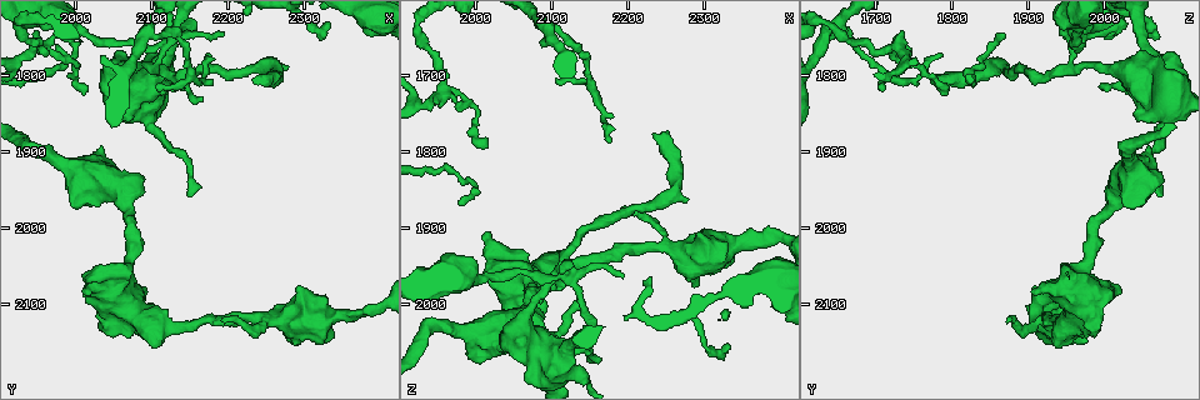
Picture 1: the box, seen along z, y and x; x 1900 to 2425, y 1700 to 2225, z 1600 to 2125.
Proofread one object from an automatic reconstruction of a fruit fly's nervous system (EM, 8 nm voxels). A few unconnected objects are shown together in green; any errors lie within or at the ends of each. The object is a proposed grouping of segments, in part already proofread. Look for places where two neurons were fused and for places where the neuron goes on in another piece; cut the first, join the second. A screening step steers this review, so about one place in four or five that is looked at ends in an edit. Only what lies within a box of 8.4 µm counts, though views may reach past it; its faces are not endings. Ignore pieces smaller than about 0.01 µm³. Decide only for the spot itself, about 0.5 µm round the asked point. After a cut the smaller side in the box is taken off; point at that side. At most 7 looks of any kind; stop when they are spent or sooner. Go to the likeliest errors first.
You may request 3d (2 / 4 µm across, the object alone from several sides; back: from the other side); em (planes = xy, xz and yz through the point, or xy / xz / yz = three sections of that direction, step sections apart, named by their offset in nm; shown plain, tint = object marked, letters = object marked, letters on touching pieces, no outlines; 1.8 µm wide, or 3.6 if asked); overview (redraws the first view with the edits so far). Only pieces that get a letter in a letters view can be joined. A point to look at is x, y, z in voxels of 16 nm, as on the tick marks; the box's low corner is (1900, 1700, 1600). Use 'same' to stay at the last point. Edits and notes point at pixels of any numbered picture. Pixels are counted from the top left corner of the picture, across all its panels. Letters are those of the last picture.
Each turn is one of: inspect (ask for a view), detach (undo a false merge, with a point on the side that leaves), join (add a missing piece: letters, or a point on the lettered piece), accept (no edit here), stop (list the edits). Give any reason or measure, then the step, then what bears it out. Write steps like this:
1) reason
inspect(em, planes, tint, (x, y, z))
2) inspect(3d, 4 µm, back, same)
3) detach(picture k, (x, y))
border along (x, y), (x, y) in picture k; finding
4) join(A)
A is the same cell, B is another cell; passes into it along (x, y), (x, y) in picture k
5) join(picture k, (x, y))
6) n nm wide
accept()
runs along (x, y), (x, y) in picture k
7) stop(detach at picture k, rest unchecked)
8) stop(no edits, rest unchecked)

four or more arms meet
inspect(em, planes, plain, (2110, 1775, 1960))

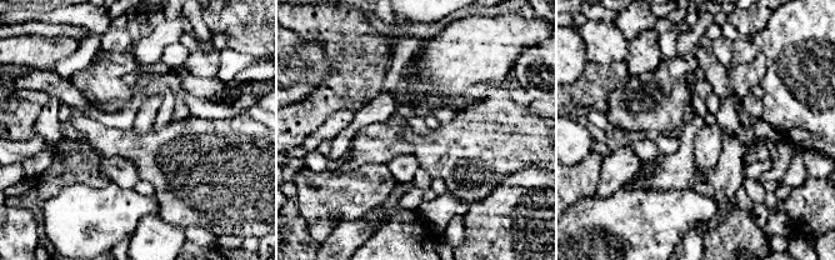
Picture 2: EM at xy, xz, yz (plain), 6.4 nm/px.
where the object lies
inspect(em, planes, tint, same)

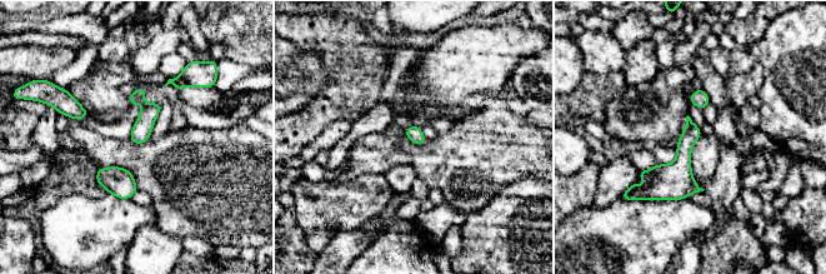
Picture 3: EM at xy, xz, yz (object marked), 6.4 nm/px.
inspect(em, planes, letters, same)

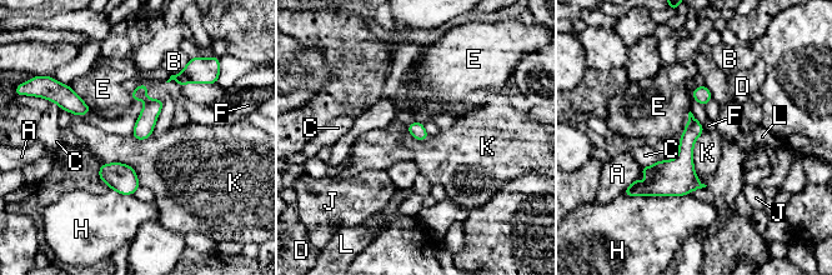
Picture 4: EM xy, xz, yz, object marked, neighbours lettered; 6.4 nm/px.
detach(picture 4, (199, 70))
A, B, C, D, E, F, H, J, K and L are other cells; two neurons meet here

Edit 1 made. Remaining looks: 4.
inspect(overview)

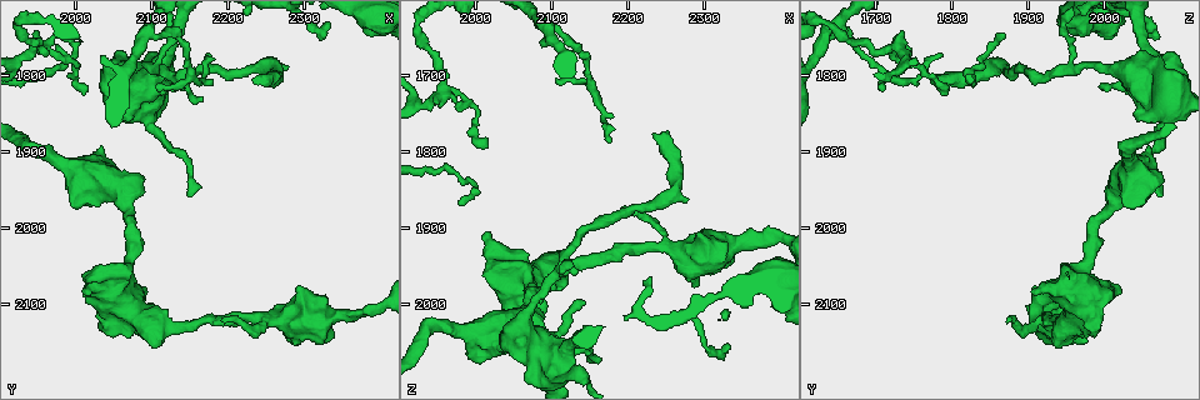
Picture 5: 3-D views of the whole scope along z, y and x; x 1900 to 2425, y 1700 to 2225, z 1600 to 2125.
inspect(em, xy, step 16, letters, (2235, 1805, 1780))

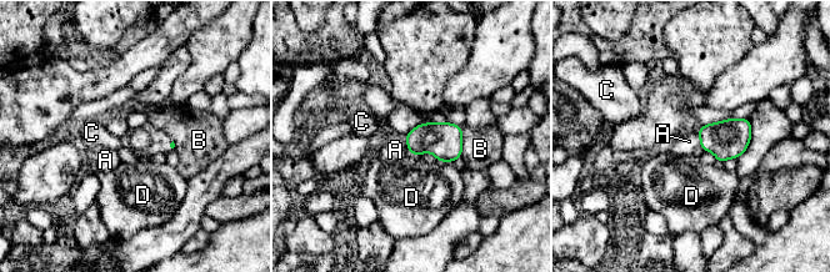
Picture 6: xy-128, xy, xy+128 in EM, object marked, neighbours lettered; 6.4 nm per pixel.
accept()
A, B, C and D are other cells; no lettered piece goes on from it

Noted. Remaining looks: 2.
side arm on a straight run
inspect(em, planes, letters, (2095, 1745, 1635))

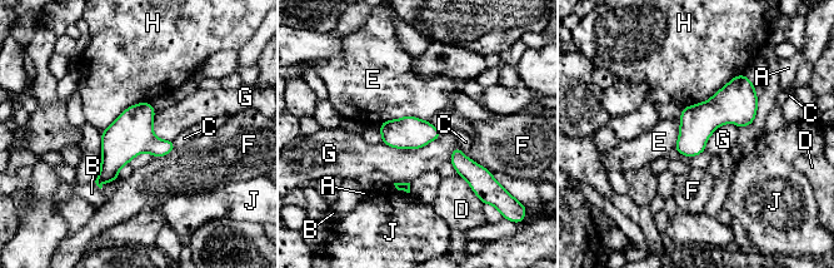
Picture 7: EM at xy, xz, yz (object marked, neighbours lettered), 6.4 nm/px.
accept()
A, B, C, D, E, F, G, H and J are other cells; border along (443, 132), (418, 148), (381, 142) in picture 7; continuous, no second neuron

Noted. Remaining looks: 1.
stop(detach at picture 4, rest unchecked)

